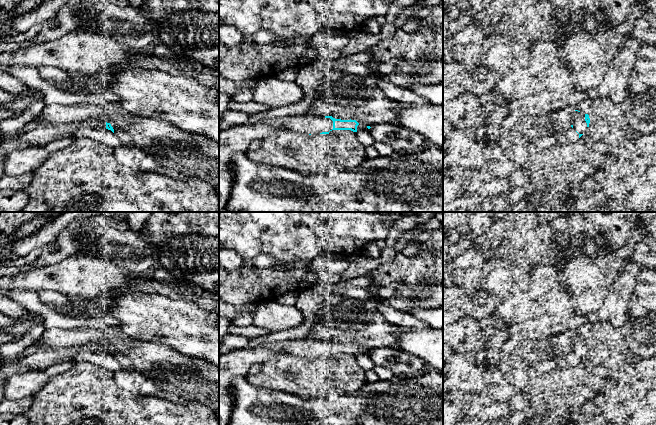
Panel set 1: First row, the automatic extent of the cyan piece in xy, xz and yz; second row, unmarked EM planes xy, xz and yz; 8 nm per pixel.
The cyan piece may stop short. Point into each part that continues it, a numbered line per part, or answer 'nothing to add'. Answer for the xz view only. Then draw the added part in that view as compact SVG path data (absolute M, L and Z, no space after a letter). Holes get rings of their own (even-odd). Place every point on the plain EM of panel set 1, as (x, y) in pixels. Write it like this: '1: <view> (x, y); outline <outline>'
1: xz (311, 349); outline M287 340L280 342L264 342L262 345L282 350L283 353L305 358L320 358L333 353L333 345L323 340Z

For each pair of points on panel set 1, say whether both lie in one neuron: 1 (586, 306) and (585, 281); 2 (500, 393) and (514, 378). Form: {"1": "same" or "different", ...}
{"1": "same", "2": "different"}

